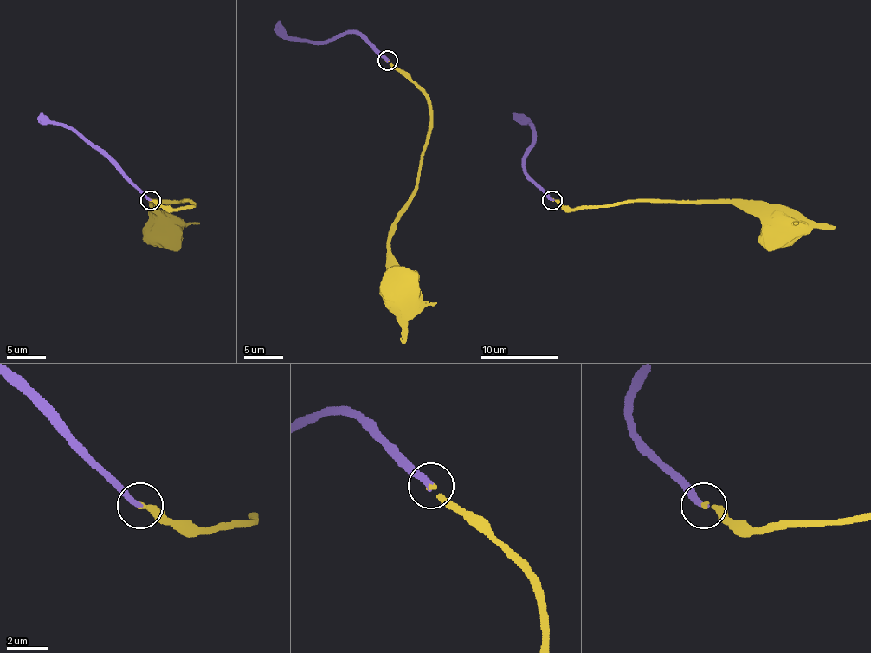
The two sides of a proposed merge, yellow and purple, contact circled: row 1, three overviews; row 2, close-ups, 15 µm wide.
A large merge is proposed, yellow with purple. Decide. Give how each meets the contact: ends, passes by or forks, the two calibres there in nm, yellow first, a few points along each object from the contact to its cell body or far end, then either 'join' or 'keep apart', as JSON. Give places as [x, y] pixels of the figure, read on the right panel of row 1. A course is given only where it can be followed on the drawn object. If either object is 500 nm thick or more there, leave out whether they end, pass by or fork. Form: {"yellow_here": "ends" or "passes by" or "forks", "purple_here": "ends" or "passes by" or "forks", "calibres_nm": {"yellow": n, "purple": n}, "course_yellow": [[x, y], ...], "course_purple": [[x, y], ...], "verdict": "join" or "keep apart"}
{"yellow_here": "ends", "purple_here": "ends", "calibres_nm": {"yellow": 220, "purple": 320}, "course_yellow": [[551, 199], [570, 210], [682, 202], [746, 203], [783, 236]], "course_purple": [[551, 199], [525, 168], [526, 152], [532, 147], [532, 127], [512, 112]], "verdict": "join"}

